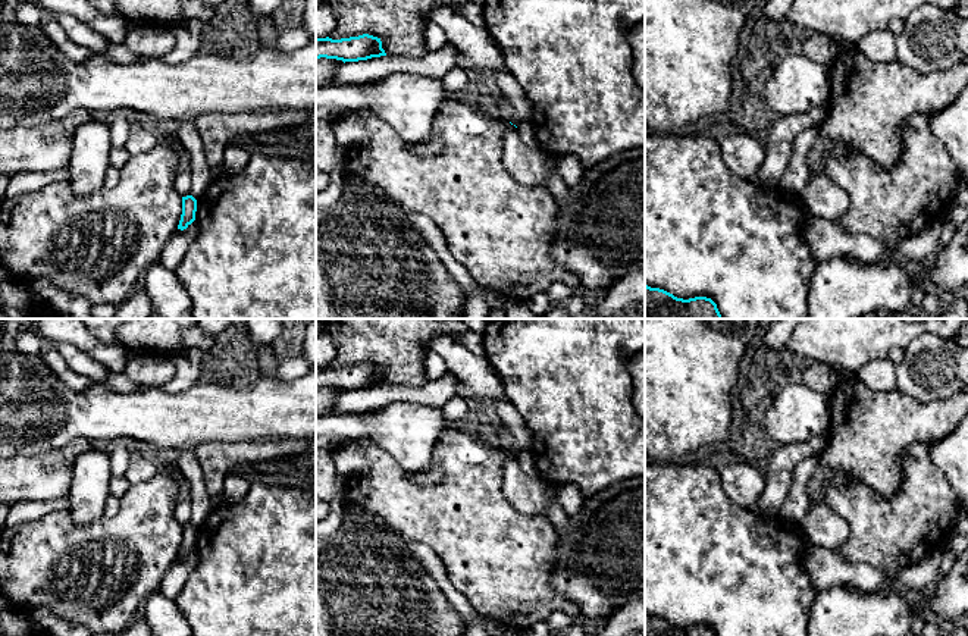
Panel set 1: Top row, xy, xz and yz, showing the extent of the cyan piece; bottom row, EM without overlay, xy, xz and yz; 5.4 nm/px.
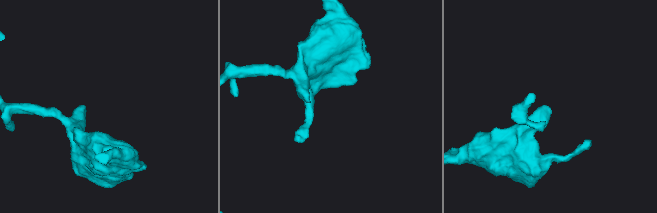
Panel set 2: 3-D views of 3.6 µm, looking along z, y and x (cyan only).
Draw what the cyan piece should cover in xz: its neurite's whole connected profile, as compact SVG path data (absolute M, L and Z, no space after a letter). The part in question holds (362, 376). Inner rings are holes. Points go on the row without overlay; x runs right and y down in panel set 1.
M369 363L341 369L316 367L316 388L336 388L345 392L380 385L386 385L380 367Z

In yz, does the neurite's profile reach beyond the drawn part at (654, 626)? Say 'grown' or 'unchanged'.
unchanged

